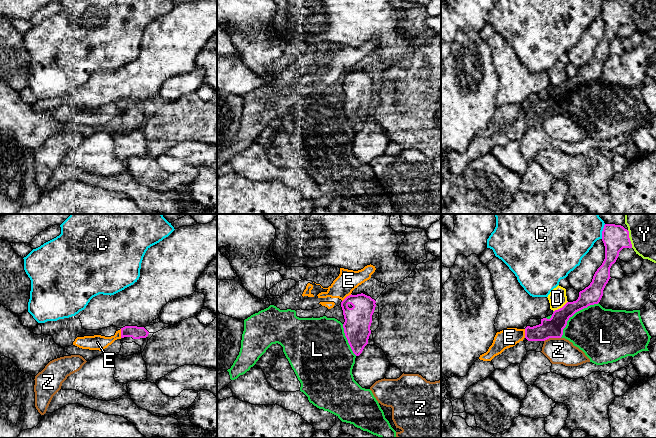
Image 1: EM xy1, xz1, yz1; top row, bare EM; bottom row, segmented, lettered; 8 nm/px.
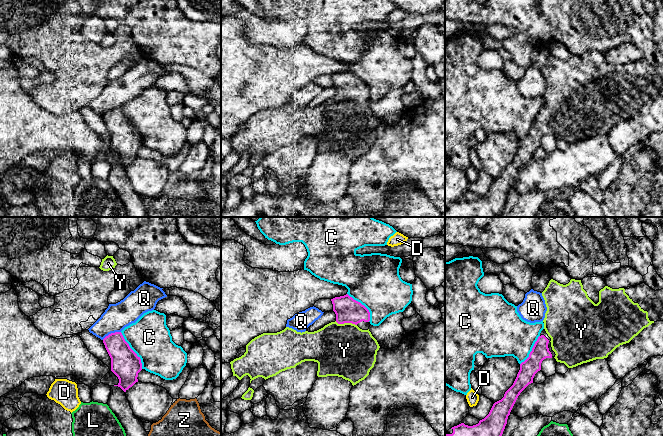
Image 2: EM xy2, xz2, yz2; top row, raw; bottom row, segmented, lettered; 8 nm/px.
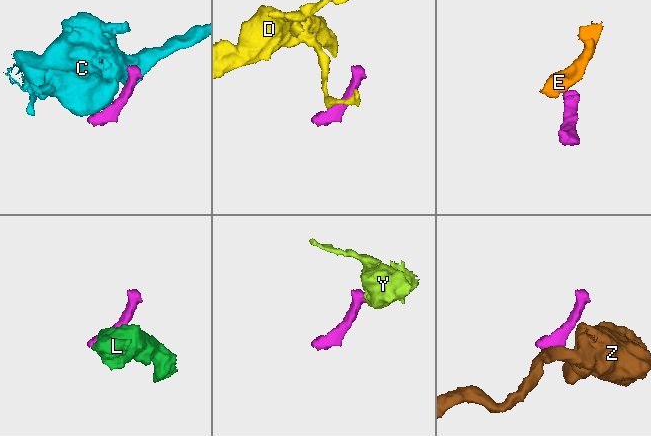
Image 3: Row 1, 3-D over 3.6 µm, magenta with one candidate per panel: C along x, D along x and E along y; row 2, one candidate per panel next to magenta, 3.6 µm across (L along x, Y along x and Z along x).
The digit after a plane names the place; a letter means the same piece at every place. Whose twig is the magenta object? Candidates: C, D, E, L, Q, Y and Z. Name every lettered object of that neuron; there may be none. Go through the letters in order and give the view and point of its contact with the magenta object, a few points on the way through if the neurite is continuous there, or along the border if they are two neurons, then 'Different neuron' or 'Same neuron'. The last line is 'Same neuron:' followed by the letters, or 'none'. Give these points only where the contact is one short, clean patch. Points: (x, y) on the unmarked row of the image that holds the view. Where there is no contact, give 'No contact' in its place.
C: Touches magenta at xy2 (132, 126). Boundary: xy2 (120, 108), (129, 123), (140, 135), (142, 144). Different neuron
D: Touches magenta at yz1 (560, 84). Boundary: yz1 (567, 77), (554, 87). Different neuron
E: Touches magenta at xz1 (346, 73). Boundary: xz1 (351, 70), (342, 77). Different neuron
L: Touches magenta at yz1 (574, 89). Different neuron
Q: Touches magenta at xy2 (111, 109). Boundary: xy2 (120, 107), (109, 109), (102, 115). Different neuron
Y: Touches magenta at xz2 (346, 98). Path across: xz2 (347, 86), (346, 98), (344, 126). Same neuron
Z: Touches magenta at yz1 (552, 113). Boundary: yz1 (560, 113), (549, 113), (544, 117). Different neuron
Same neuron: Y

